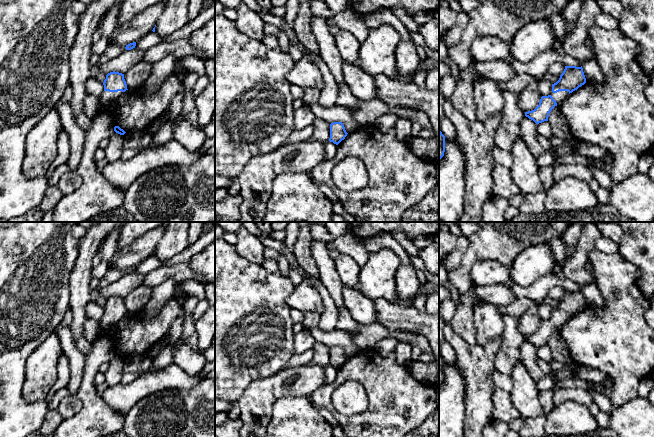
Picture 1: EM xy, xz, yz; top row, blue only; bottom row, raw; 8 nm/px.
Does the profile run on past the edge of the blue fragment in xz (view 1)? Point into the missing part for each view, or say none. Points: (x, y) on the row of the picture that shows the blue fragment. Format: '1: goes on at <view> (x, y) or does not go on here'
1: does not go on here

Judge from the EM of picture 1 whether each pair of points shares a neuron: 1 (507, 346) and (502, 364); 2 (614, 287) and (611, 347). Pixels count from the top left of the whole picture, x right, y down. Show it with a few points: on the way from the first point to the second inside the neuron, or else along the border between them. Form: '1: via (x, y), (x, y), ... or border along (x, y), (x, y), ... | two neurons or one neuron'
1: via (507, 350), (505, 360) | one neuron
2: via (614, 302), (614, 332) | one neuron

